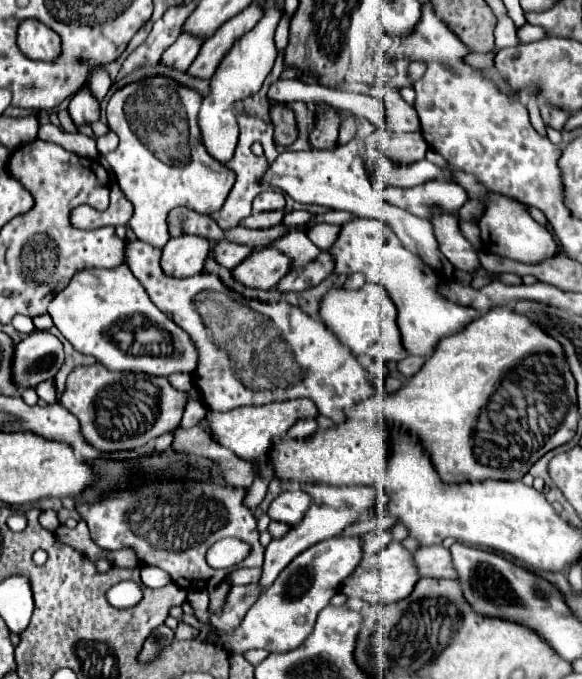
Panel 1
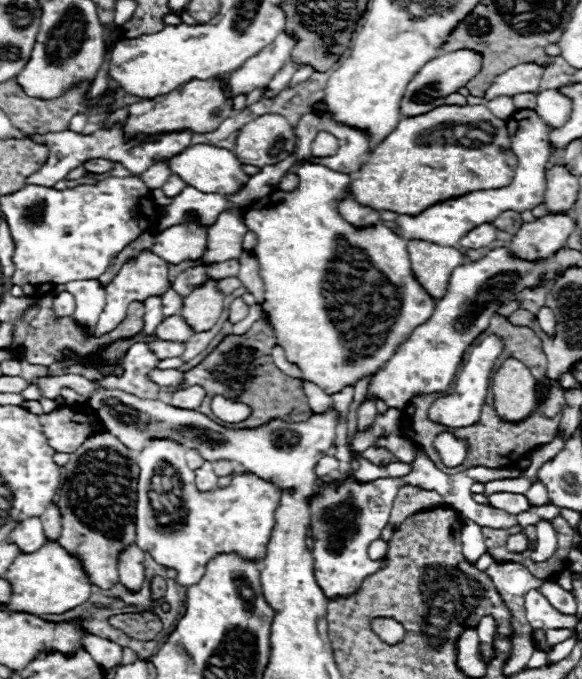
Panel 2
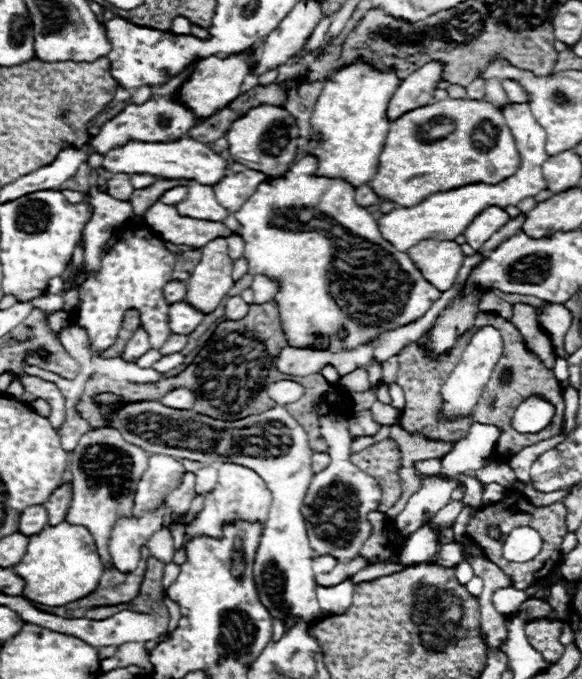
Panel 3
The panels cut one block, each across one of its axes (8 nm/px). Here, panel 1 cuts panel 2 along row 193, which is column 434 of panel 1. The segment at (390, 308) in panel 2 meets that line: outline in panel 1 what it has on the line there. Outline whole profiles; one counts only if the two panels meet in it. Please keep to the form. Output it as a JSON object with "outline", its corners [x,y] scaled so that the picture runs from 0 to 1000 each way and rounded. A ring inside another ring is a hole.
{"outline":[[[612,318],[601,327],[588,330],[581,351],[567,362],[564,374],[574,383],[570,404],[601,406],[622,401],[629,415],[656,418],[667,427],[674,445],[684,454],[684,483],[701,521],[735,527],[746,518],[753,501],[790,489],[801,483],[801,477],[808,477],[808,471],[818,471],[825,465],[808,451],[790,451],[763,442],[749,430],[749,418],[759,415],[756,401],[735,395],[715,374],[691,365],[680,345],[653,324]]]}

